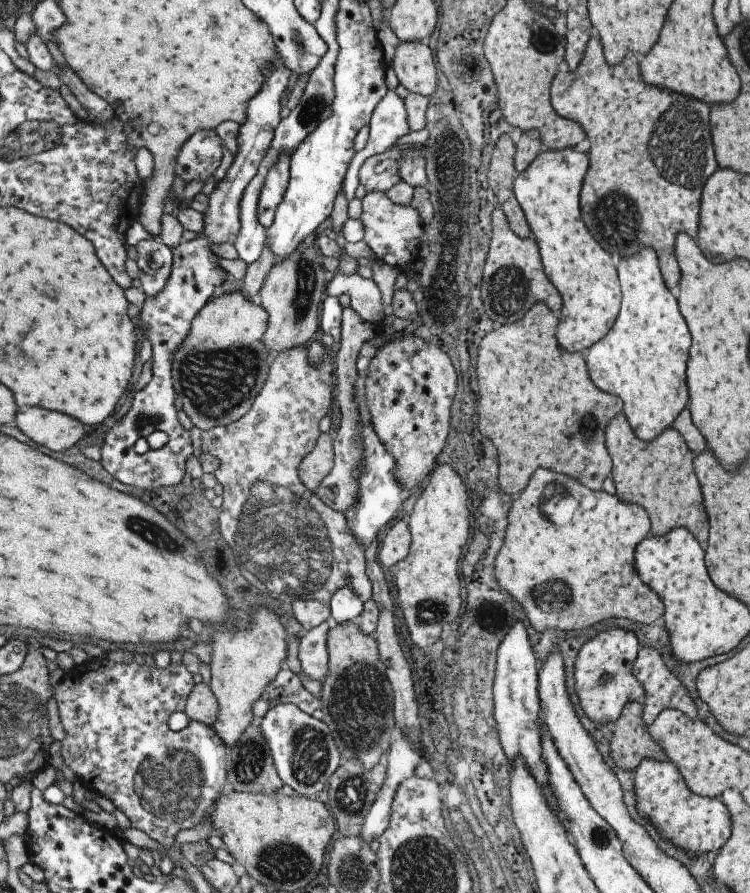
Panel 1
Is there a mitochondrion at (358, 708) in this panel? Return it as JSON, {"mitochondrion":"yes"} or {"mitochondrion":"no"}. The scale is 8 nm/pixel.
{"mitochondrion":"yes"}

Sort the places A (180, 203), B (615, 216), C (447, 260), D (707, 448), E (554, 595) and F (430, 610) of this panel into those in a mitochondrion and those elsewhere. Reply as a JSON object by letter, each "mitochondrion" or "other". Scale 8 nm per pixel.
{"A":"other","B":"mitochondrion","C":"mitochondrion","D":"other","E":"mitochondrion","F":"mitochondrion"}

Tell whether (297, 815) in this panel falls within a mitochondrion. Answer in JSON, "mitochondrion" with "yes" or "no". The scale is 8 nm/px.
{"mitochondrion":"no"}

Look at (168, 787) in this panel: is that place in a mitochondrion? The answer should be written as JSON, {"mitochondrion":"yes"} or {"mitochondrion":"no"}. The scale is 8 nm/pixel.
{"mitochondrion":"yes"}

